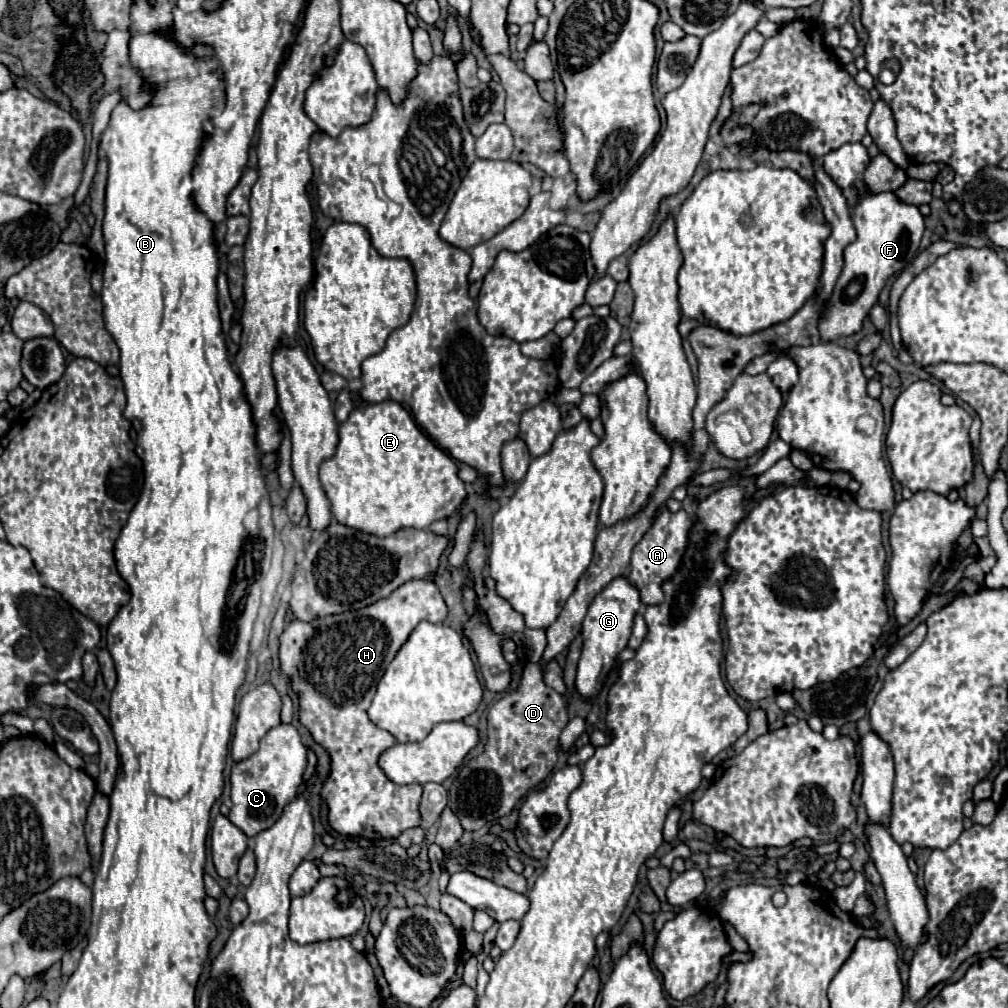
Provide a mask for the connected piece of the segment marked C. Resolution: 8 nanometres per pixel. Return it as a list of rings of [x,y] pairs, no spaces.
[[[279,724],[271,728],[263,738],[259,750],[235,762],[231,768],[231,812],[229,820],[243,830],[249,838],[257,836],[261,830],[271,828],[281,816],[287,802],[297,794],[299,784],[303,782],[303,772],[307,768],[307,750],[301,742],[301,736],[293,724]]]

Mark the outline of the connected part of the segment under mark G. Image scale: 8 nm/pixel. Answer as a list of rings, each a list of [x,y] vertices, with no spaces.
[[[613,578],[589,604],[583,620],[583,652],[577,668],[575,688],[583,698],[595,698],[605,682],[605,674],[613,668],[617,654],[627,646],[635,612],[641,608],[639,590],[625,578]]]

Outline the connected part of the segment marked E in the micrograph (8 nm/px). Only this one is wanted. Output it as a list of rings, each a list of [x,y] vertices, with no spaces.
[[[393,400],[377,402],[363,408],[363,412],[353,410],[349,414],[349,420],[339,426],[335,454],[321,462],[319,478],[337,522],[377,536],[389,536],[399,528],[427,528],[435,520],[451,516],[467,494],[465,484],[459,478],[457,462],[425,436],[411,414]]]

